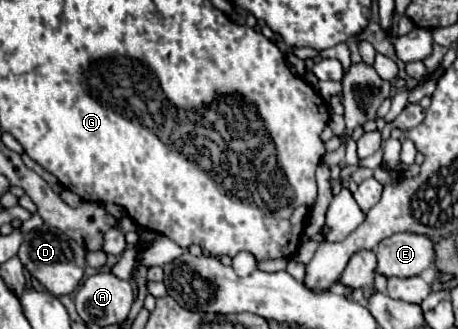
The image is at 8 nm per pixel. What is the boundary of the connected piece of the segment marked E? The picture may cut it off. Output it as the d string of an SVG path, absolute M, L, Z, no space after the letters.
M393 234L377 248L377 272L409 278L435 266L435 242L425 234Z

